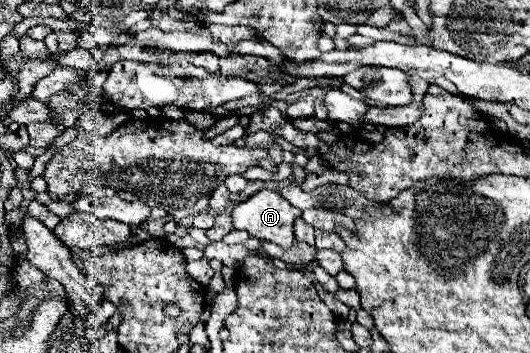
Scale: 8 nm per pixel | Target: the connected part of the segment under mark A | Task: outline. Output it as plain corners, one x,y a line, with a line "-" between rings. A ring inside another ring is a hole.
260,190
254,196
250,196
246,202
240,202
240,204
234,206
234,210
232,210
232,226
236,230
246,230
250,236
256,236
260,240
274,242
274,244
278,244
278,246
282,246
286,250
294,242
294,220
300,214
302,212
298,208
294,208
278,192
274,192
274,190

